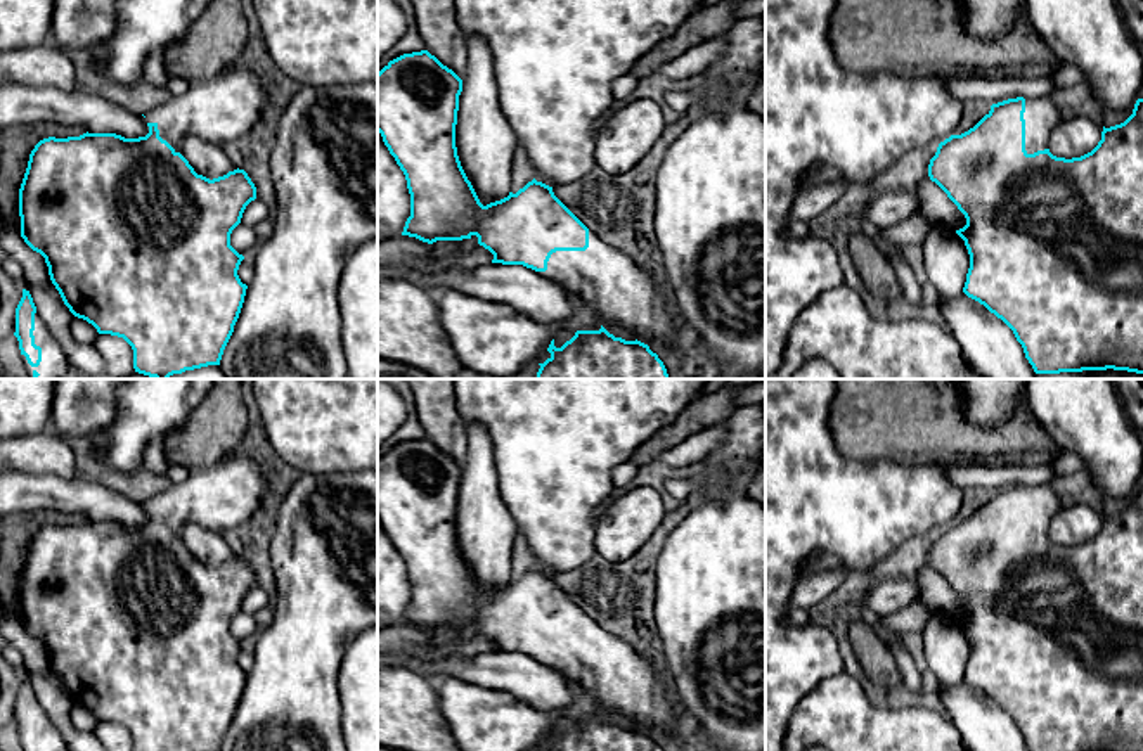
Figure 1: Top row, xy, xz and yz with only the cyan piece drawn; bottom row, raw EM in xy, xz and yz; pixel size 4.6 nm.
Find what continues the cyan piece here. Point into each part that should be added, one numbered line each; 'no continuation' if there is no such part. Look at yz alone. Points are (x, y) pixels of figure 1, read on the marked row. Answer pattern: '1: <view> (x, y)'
1: yz (1041, 115)

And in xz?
1: xz (622, 296)

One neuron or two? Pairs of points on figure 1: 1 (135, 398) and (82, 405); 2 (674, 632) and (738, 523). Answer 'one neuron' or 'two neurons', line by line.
1: two neurons
2: one neuron

